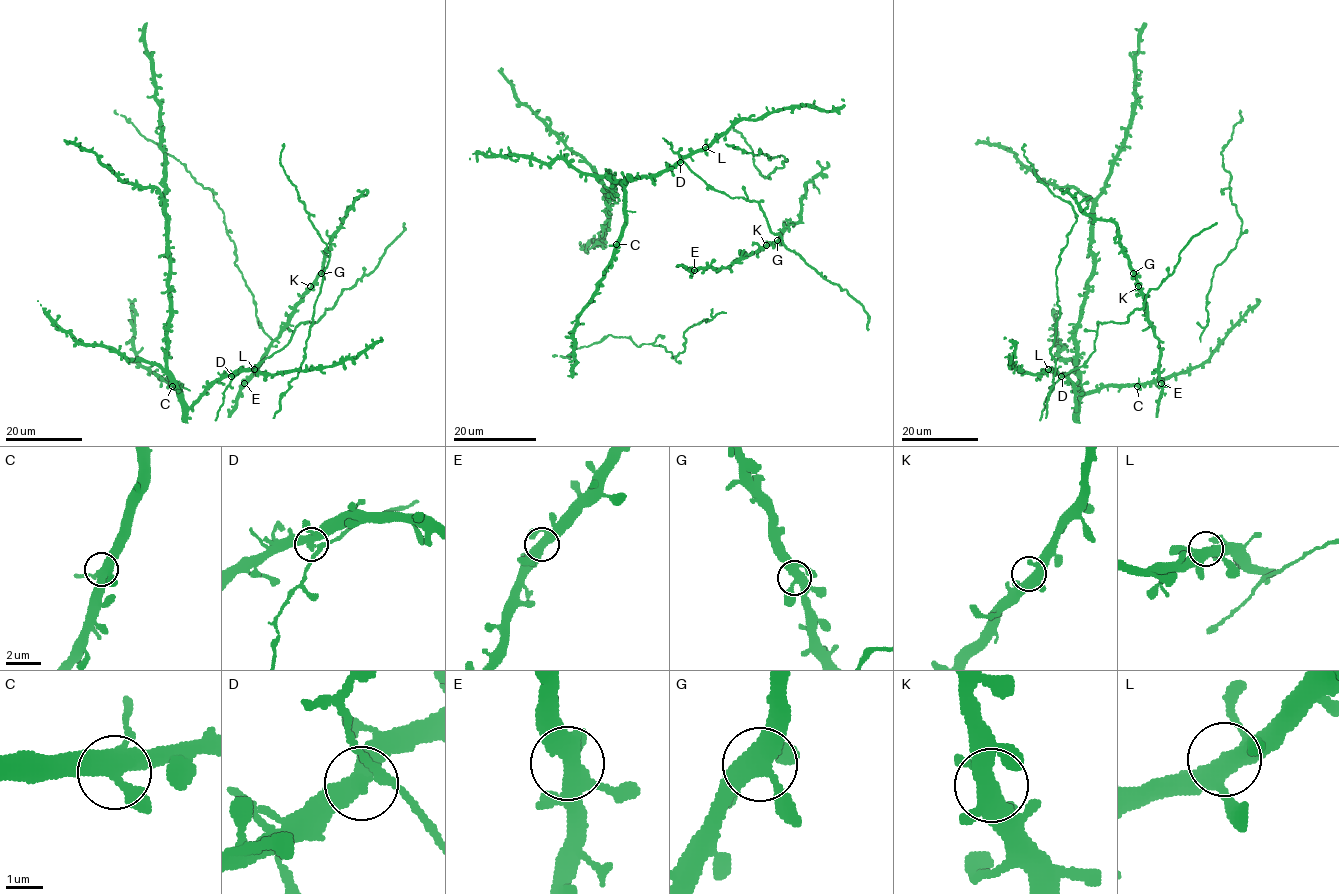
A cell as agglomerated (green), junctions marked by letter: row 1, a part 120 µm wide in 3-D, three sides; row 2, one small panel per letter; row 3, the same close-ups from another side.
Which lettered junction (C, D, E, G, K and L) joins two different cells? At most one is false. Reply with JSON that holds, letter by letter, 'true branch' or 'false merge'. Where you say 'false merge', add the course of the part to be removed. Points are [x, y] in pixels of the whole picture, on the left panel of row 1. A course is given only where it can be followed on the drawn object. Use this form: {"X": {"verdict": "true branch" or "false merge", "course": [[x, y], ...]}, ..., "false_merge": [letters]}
{"C": {"verdict": "true branch"}, "D": {"verdict": "true branch"}, "E": {"verdict": "true branch"}, "G": {"verdict": "true branch"}, "K": {"verdict": "true branch"}, "L": {"verdict": "true branch"}, "false_merge": []}

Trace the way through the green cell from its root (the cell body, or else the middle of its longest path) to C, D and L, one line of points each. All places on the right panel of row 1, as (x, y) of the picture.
C: (1094, 343), (1094, 350), (1088, 359), (1062, 376), (1074, 389), (1076, 407), (1085, 395), (1104, 386), (1137, 386)
D: (1094, 343), (1094, 350), (1088, 359), (1062, 376)
L: (1094, 343), (1094, 350), (1081, 366), (1063, 375), (1048, 369)

